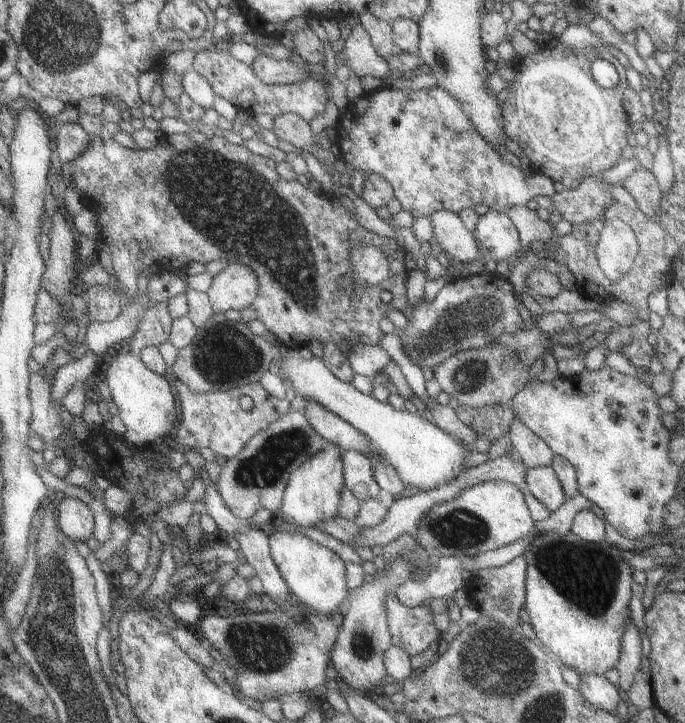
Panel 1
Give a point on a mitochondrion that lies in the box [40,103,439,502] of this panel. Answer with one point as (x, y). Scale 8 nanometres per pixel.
(229, 205)

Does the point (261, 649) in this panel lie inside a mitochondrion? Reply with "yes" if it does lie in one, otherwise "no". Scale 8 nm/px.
yes

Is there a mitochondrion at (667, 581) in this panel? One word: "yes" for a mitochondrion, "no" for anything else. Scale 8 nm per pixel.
no

